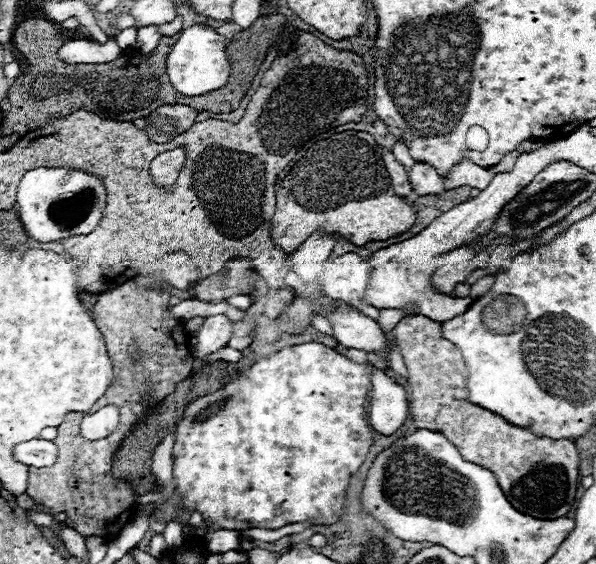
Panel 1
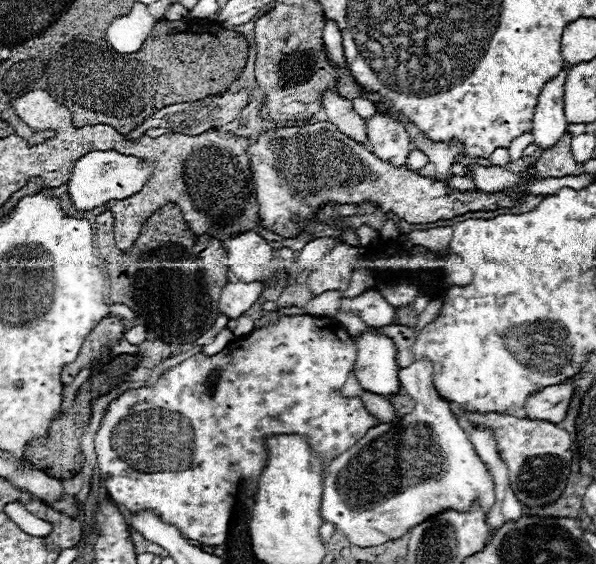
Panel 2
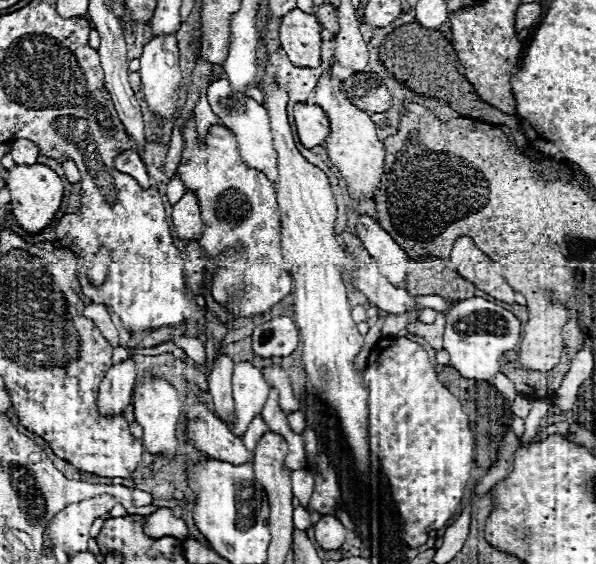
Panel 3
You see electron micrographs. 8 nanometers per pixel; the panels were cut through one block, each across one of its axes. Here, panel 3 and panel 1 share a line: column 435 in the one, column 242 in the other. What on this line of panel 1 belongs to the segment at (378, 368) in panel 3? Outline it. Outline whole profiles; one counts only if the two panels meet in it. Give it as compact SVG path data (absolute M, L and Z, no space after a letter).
M308 342L308 344L296 344L286 346L280 352L272 356L262 356L252 362L250 368L240 370L234 380L224 384L220 390L210 392L206 396L198 396L192 402L188 402L182 420L176 428L176 442L172 448L172 476L176 480L176 490L182 496L182 508L184 512L200 512L206 522L210 522L212 530L246 530L246 528L282 528L294 522L310 520L312 524L334 524L342 514L342 504L346 496L346 488L350 484L352 474L358 472L362 462L366 460L368 448L372 446L372 432L364 414L364 400L368 398L370 390L370 376L372 370L366 364L356 364L348 360L346 356L334 352L328 346Z

